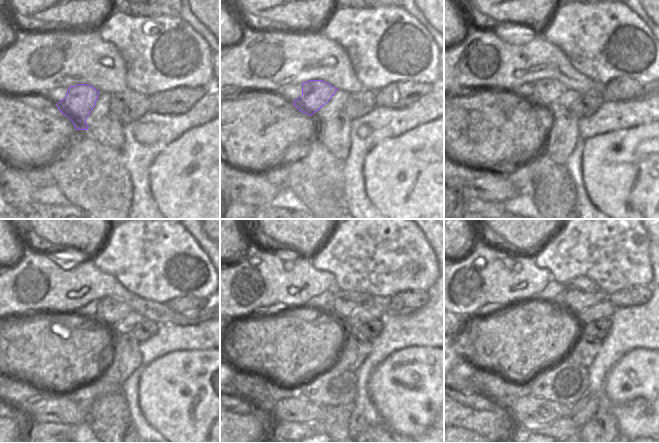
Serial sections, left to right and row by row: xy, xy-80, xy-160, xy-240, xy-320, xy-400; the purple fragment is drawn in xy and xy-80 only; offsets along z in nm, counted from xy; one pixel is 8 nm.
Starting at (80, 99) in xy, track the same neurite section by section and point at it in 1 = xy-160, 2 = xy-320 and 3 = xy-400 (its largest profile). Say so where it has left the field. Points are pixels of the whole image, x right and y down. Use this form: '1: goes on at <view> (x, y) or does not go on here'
1: goes on at xy-160 (546, 90)
2: goes on at xy-320 (346, 302)
3: goes on at xy-400 (581, 292)

